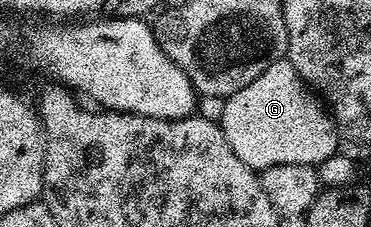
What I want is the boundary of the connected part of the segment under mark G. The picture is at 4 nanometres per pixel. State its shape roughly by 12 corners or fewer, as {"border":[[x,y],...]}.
{"border":[[288,58],[224,100],[254,169],[338,154],[326,104]]}

